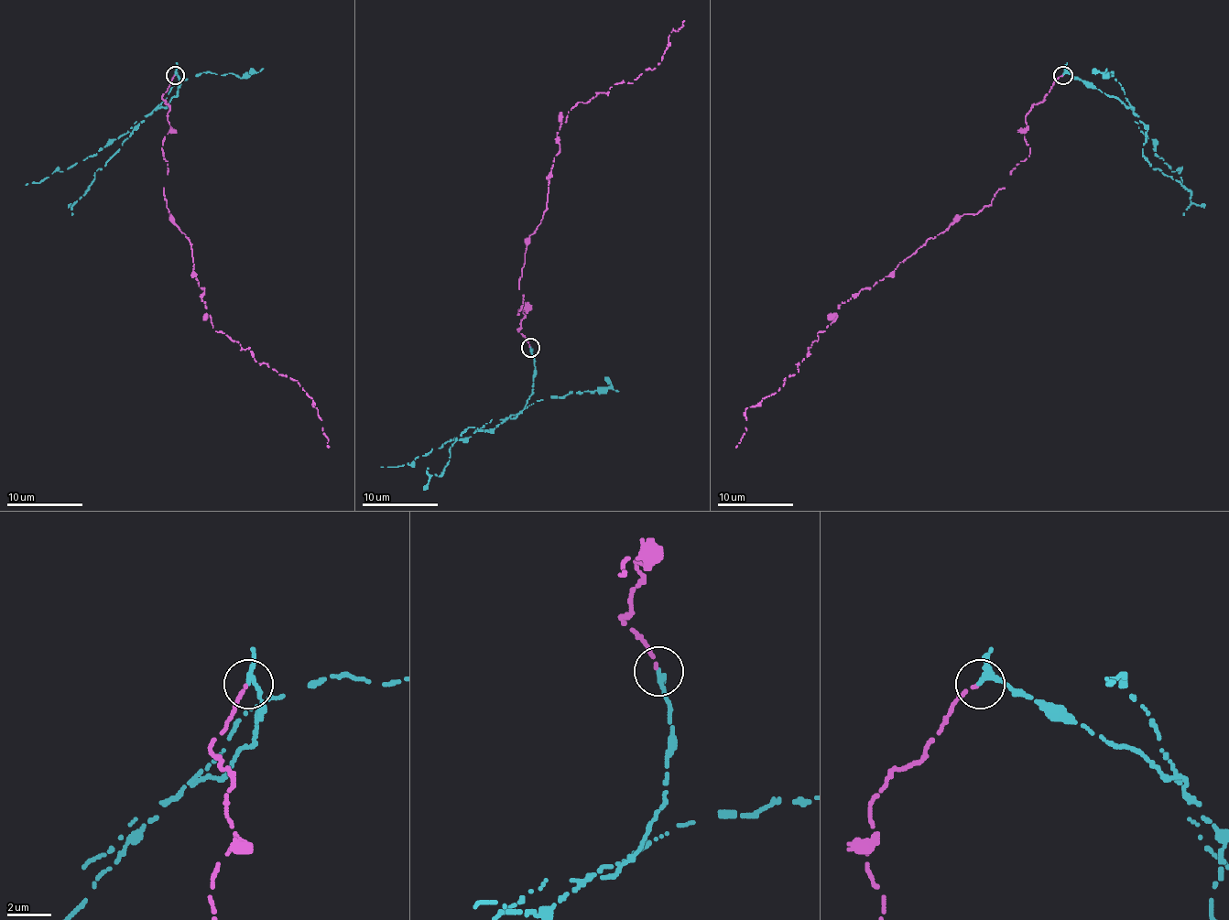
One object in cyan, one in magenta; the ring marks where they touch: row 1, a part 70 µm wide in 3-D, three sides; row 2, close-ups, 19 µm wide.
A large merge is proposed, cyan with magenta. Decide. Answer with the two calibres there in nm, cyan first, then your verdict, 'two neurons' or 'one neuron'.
240 nm thick on the cyan side, 150 nm on the other; two neurons

